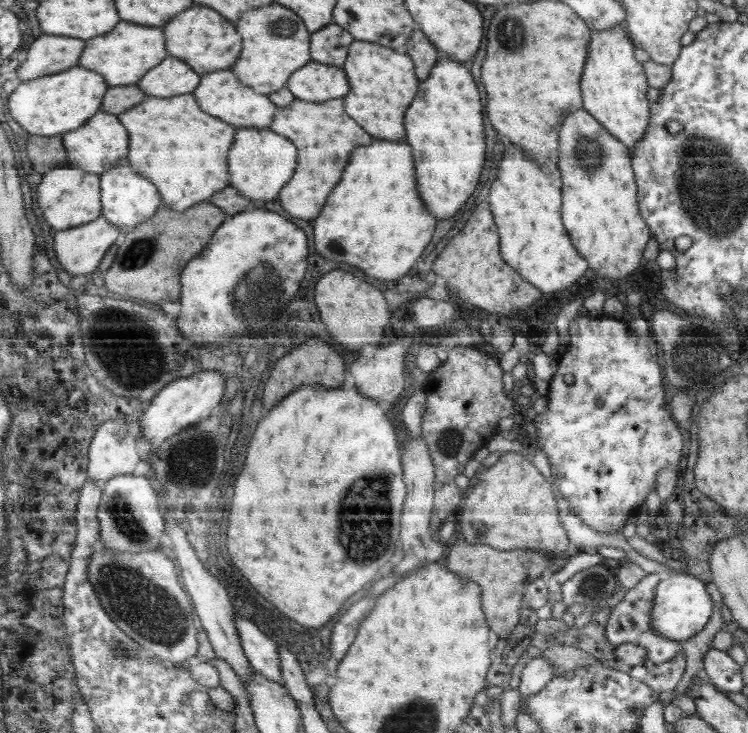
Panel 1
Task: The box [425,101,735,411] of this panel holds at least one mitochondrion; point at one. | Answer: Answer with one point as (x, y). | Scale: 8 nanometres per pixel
(690, 363)

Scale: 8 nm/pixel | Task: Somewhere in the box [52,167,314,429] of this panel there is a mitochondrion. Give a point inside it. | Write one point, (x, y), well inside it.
(122, 341)

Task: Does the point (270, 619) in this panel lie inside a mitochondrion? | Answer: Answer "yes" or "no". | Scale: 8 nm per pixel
no

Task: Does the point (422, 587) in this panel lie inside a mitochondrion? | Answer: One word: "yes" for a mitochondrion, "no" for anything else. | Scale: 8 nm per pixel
no

